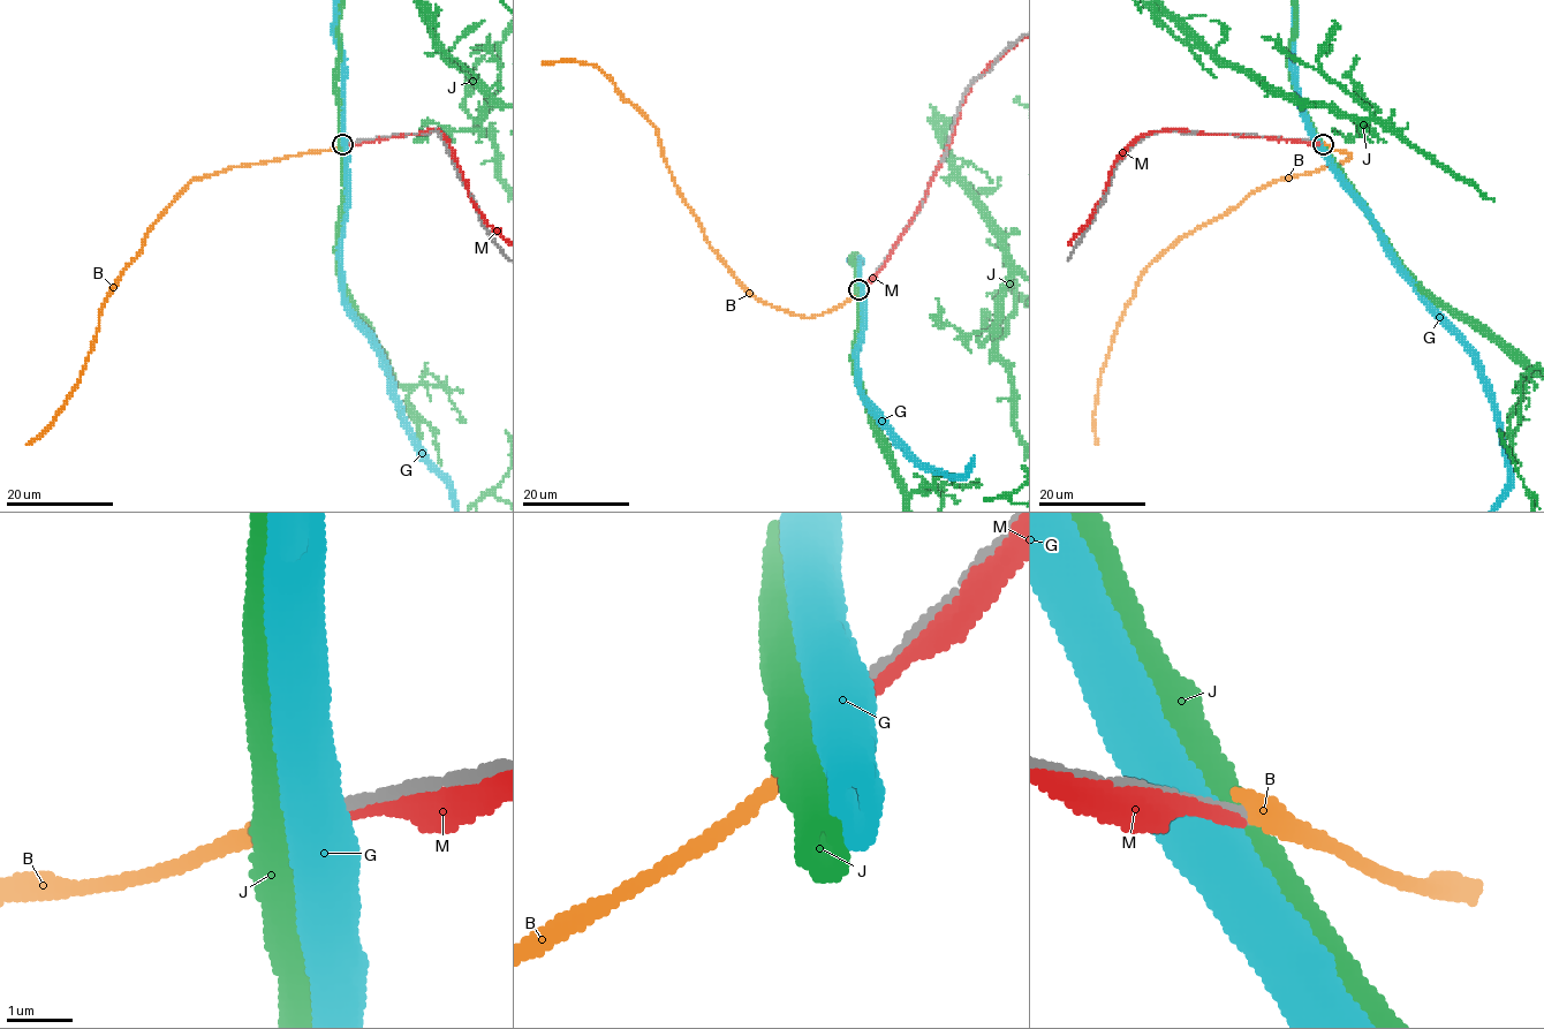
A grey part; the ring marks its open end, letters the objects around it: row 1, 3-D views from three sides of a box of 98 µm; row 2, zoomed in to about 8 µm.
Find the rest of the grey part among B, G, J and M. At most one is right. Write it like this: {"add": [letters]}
{"add": []}

